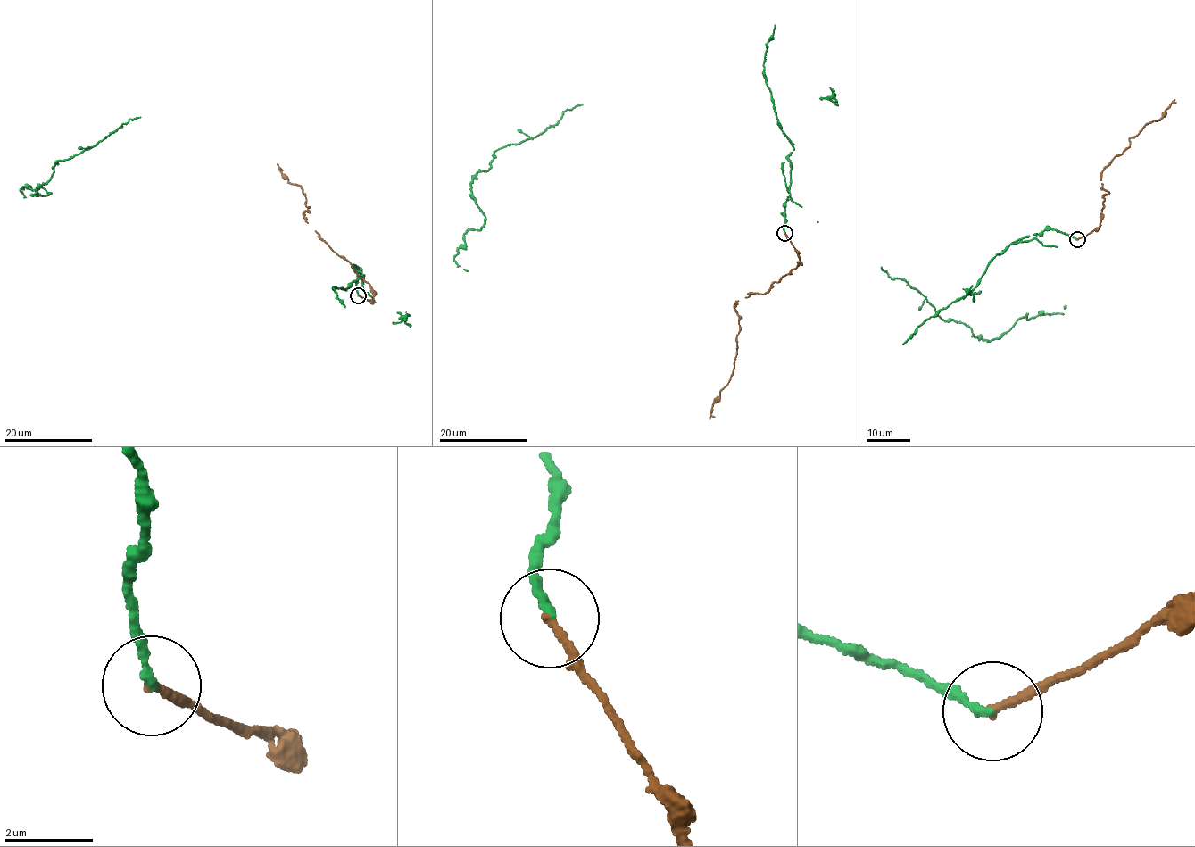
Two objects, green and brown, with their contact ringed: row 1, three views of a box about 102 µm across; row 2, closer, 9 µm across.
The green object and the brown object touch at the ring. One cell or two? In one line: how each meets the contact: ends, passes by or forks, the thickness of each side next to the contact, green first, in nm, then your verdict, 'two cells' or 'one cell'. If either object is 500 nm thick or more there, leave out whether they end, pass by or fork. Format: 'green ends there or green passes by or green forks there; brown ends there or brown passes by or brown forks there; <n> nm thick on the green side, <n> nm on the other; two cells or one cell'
green ends there; brown ends there; 170 nm thick on the green side, 190 nm on the other; one cell

